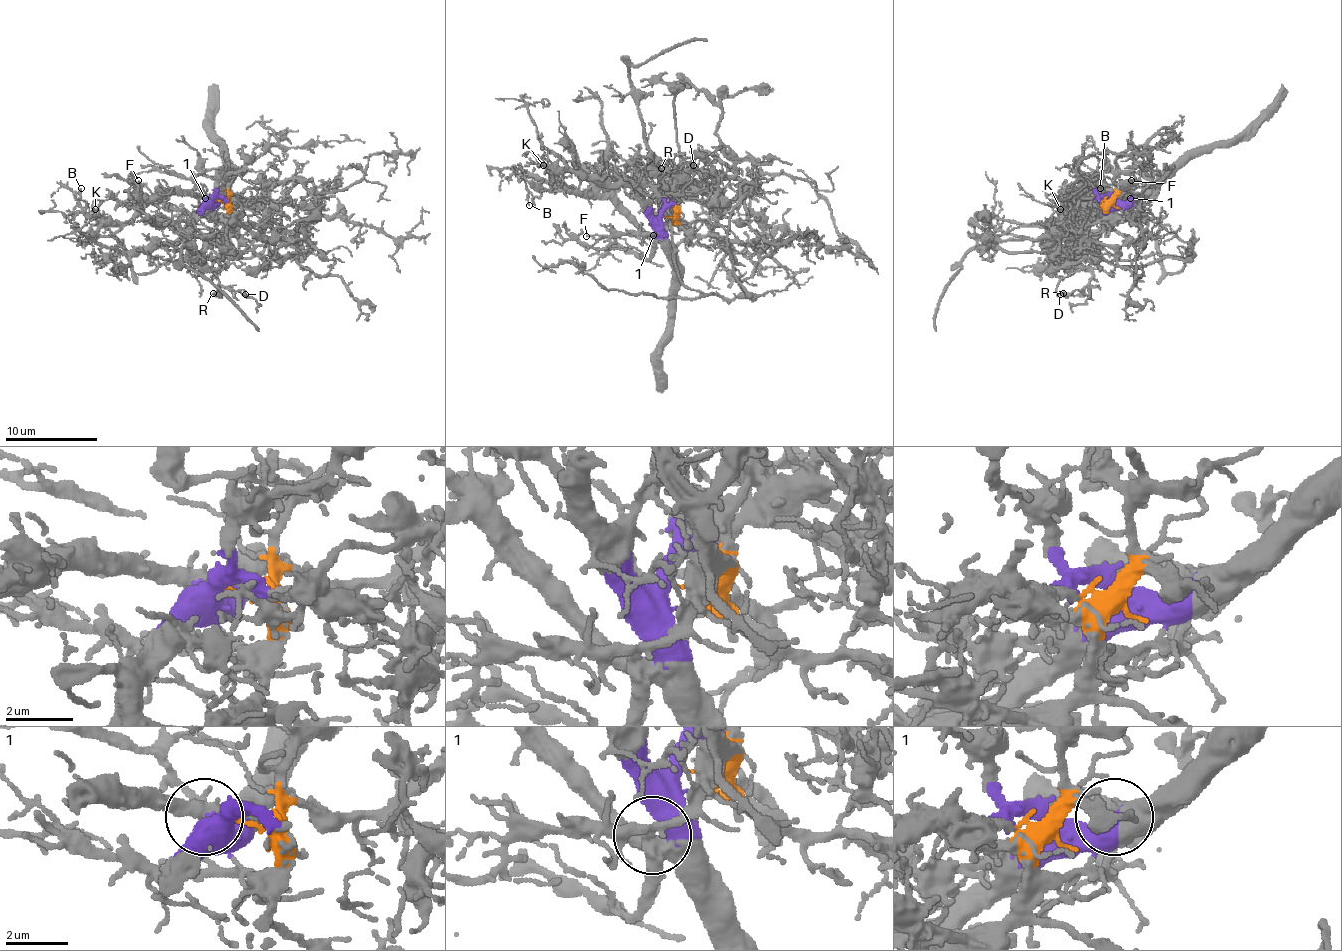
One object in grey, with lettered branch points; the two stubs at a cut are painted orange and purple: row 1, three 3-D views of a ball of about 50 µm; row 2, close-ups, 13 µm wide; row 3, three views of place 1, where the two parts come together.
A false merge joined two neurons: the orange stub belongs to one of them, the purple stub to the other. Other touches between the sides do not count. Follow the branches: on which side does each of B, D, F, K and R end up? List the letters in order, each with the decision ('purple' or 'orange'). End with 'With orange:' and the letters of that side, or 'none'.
B: purple
D: purple
F: orange
K: purple
R: purple
With orange: F

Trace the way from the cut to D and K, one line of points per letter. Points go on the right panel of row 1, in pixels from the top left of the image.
D: (1112, 198), (1112, 205), (1075, 242), (1075, 260), (1091, 274), (1089, 288), (1084, 292), (1075, 290), (1059, 295)
K: (1112, 198), (1130, 198), (1098, 194), (1087, 221), (1073, 221), (1059, 210)

